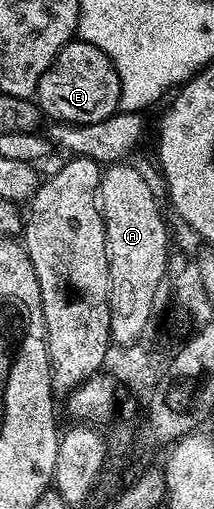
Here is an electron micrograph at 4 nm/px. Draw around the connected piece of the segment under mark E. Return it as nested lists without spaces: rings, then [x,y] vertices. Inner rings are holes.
[[[82,39],[64,47],[39,80],[35,99],[40,110],[56,122],[93,124],[116,114],[120,105],[121,84],[109,56]]]

